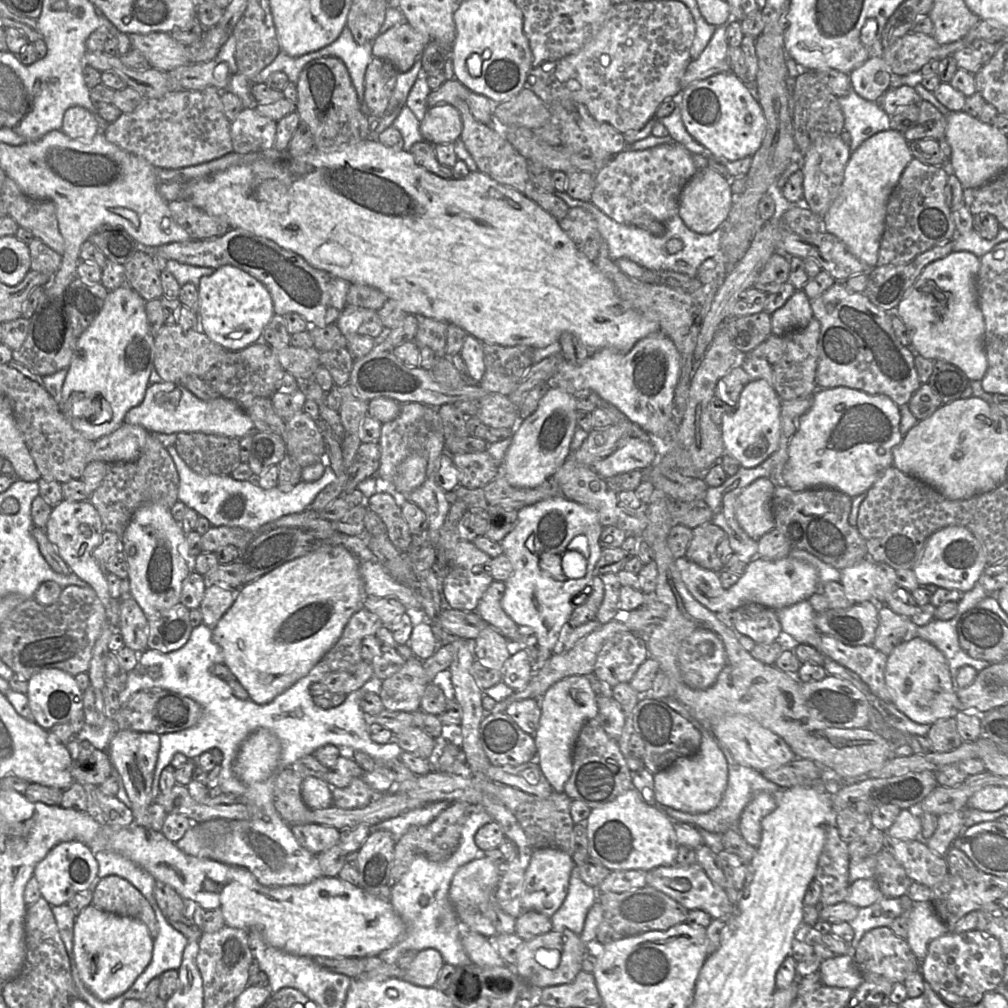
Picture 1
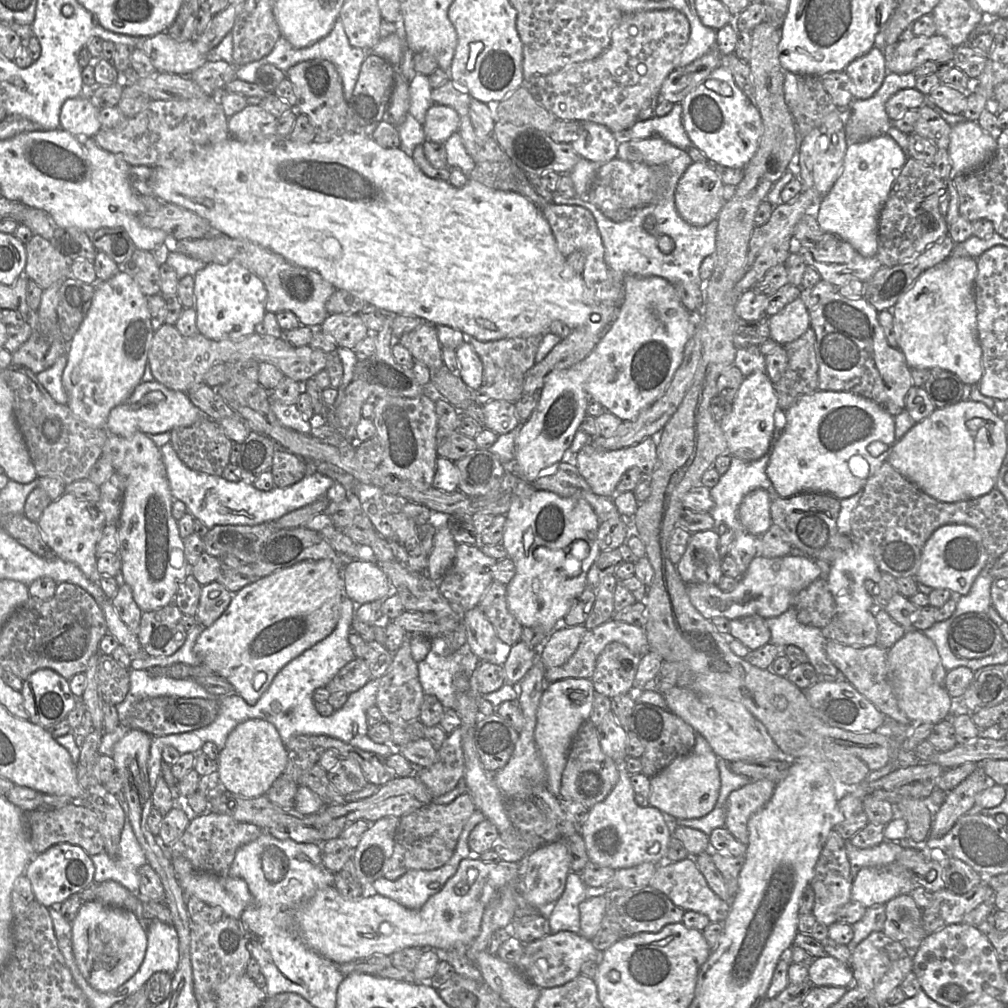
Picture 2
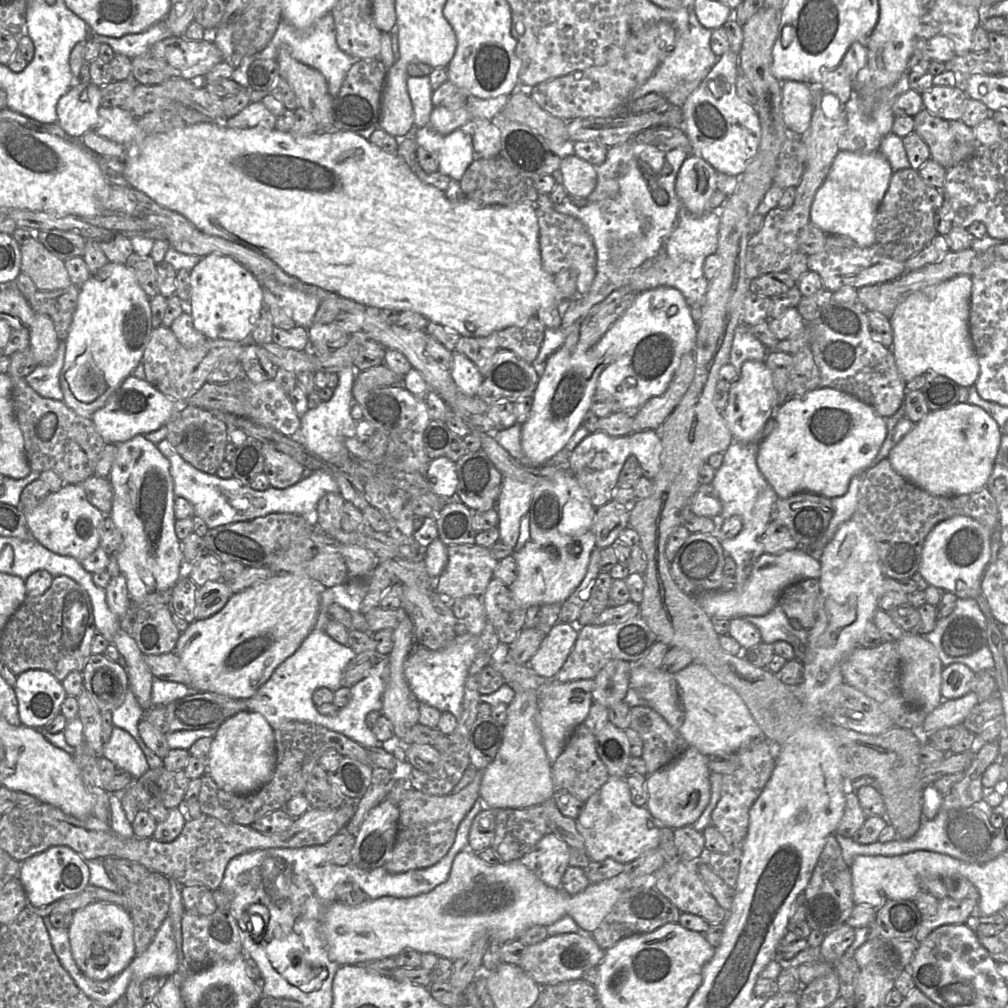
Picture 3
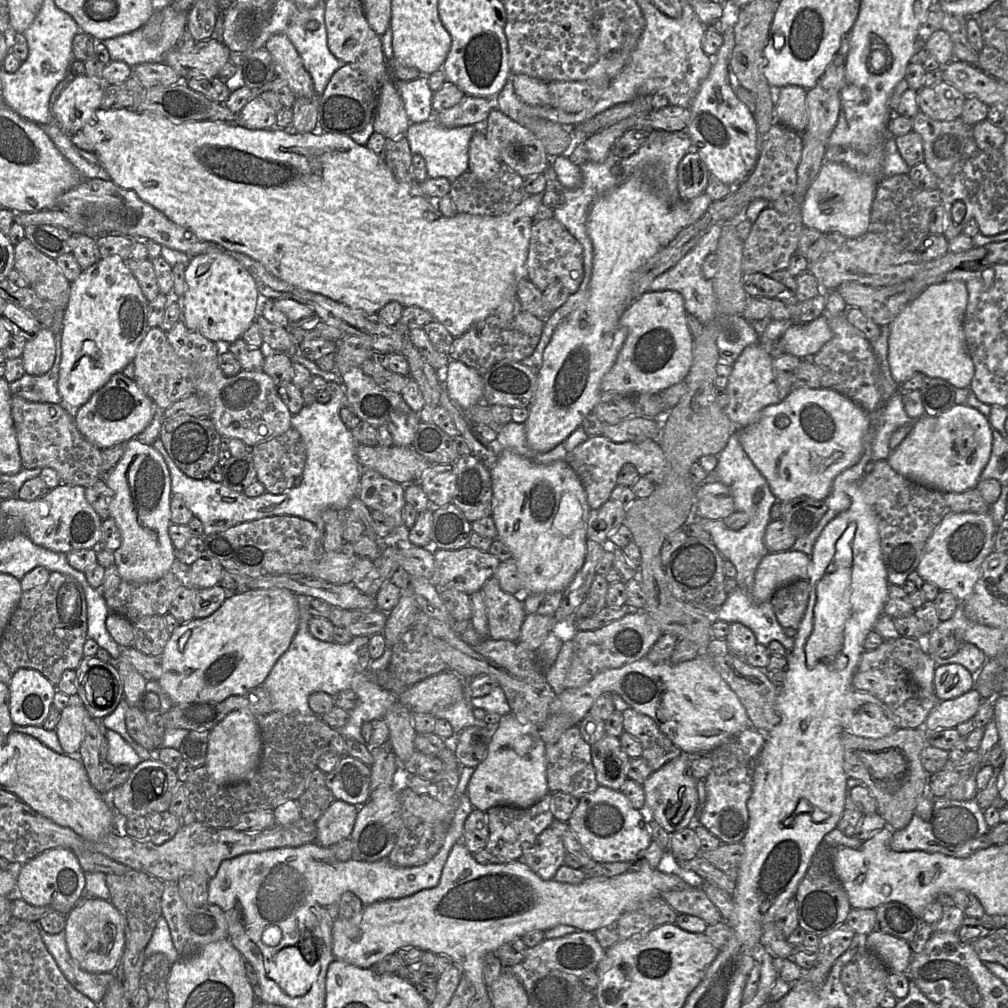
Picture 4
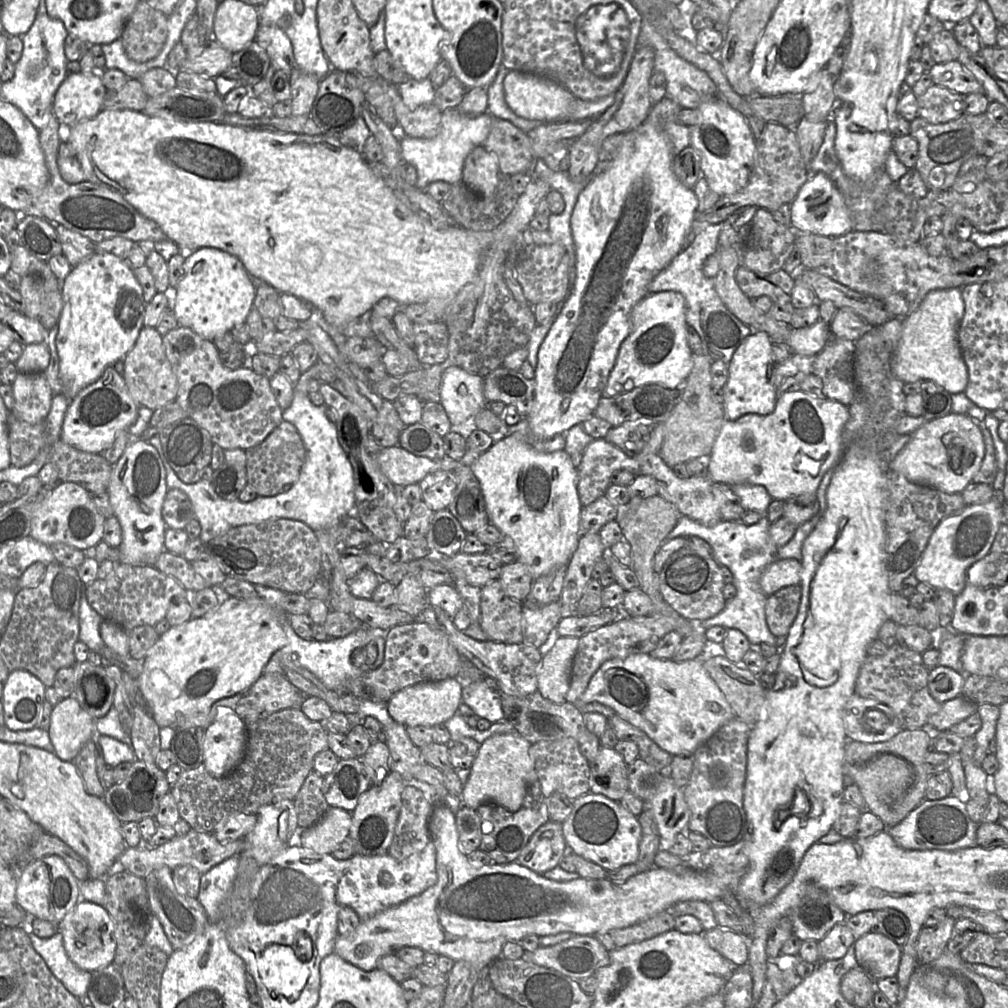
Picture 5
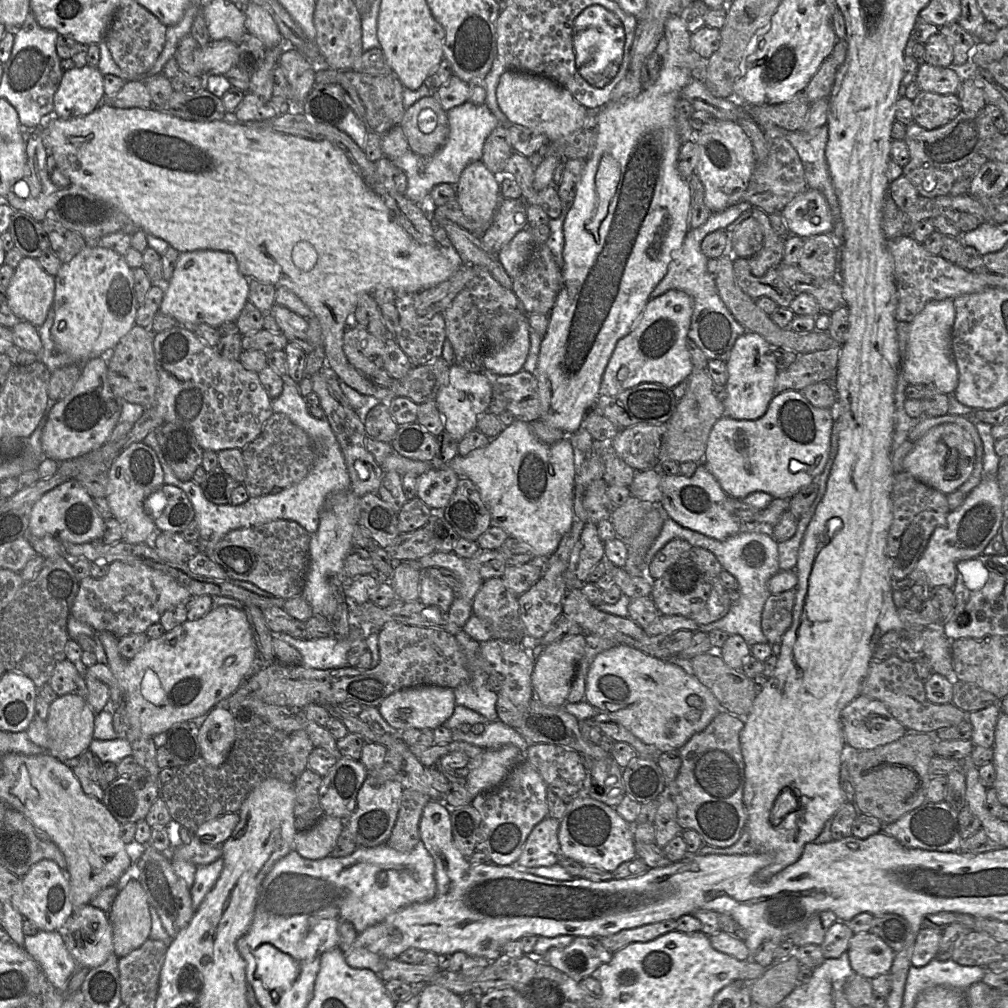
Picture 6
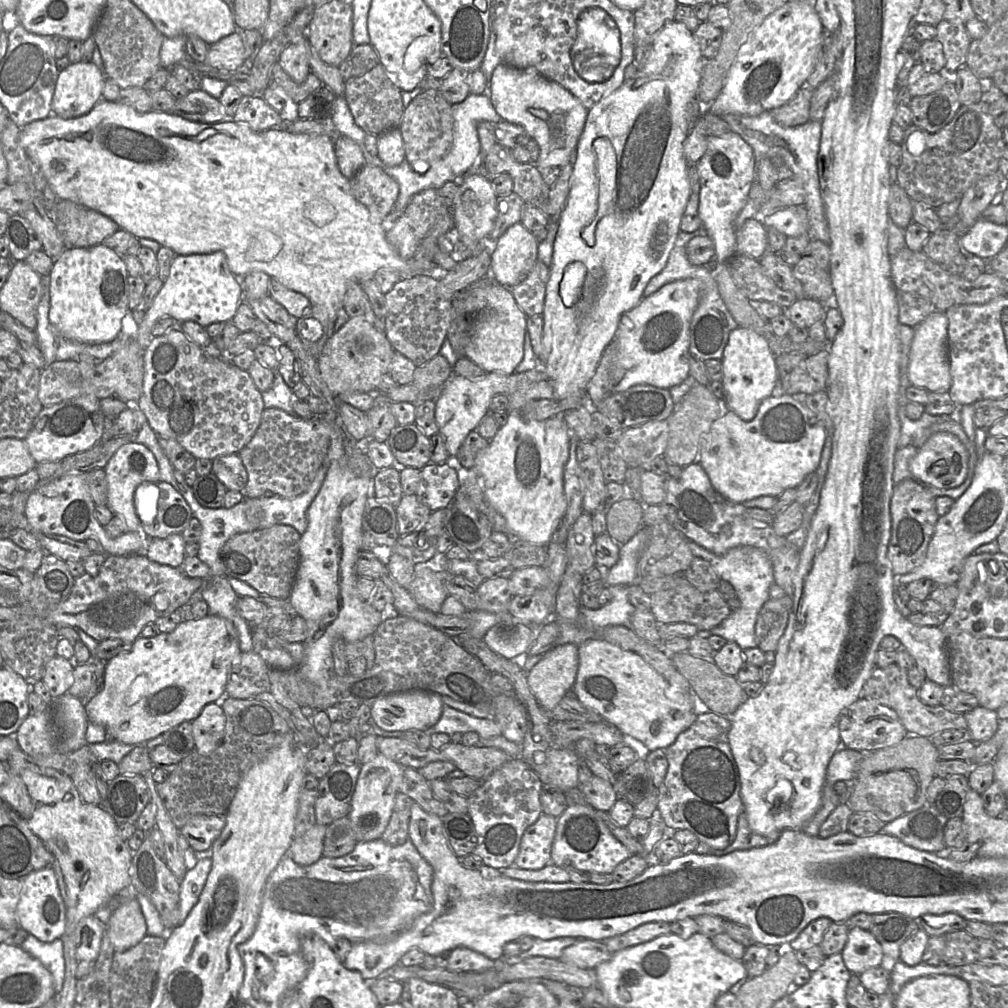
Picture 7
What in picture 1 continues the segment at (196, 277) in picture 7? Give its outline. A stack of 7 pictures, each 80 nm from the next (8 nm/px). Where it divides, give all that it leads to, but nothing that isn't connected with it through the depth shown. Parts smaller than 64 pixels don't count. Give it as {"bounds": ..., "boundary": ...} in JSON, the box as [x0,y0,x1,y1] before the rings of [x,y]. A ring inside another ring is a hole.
{"bounds":[198,265,274,351],"boundary":[[[231,265],[222,266],[198,284],[199,330],[227,351],[239,351],[261,340],[264,328],[274,316],[273,300],[263,283]]]}

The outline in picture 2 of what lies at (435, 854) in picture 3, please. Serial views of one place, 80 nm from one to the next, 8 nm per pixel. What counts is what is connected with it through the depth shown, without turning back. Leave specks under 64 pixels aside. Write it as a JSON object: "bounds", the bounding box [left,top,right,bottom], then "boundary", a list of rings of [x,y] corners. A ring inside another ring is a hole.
{"bounds":[384,791,475,880],"boundary":[[[466,791],[448,804],[431,802],[403,815],[399,820],[394,851],[384,877],[396,880],[410,870],[433,870],[442,867],[452,857],[460,834],[475,810],[474,801]]]}

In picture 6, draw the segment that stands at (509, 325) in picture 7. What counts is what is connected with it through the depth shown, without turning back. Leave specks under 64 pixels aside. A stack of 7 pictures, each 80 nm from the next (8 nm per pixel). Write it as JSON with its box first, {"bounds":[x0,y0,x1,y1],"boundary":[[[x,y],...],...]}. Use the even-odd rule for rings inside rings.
{"bounds":[484,318,530,376],"boundary":[[[528,318],[523,319],[504,345],[486,353],[484,373],[490,376],[513,375],[522,370],[530,348],[529,326]]]}

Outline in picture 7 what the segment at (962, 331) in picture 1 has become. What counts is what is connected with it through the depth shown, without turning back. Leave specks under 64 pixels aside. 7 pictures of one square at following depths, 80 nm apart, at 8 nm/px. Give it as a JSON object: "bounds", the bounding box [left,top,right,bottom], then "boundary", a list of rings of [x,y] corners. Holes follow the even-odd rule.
{"bounds":[909,312,952,392],"boundary":[[[945,312],[932,313],[915,327],[910,348],[909,380],[912,386],[928,392],[949,392],[952,380],[948,356],[948,318]]]}

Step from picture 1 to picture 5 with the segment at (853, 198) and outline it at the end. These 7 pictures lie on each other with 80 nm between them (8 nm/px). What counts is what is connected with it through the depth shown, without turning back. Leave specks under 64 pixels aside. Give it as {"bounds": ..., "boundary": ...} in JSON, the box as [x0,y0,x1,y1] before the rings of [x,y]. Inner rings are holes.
{"bounds":[790,172,855,238],"boundary":[[[823,172],[810,175],[790,203],[790,207],[790,226],[797,233],[814,233],[834,238],[855,230],[855,215],[852,215],[843,194]]]}

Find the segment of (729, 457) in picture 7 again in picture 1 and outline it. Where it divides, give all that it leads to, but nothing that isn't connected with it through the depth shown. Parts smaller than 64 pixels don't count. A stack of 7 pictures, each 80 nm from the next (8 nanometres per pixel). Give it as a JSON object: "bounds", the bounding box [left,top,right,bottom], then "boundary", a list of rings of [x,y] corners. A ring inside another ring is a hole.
{"bounds":[782,387,903,498],"boundary":[[[845,387],[817,389],[812,395],[812,405],[810,409],[800,417],[798,429],[790,440],[788,447],[789,458],[782,474],[782,484],[794,491],[822,488],[834,489],[852,498],[855,498],[860,494],[866,494],[884,470],[893,466],[893,450],[903,439],[903,435],[900,432],[900,419],[900,407],[897,406],[888,396],[870,395],[862,391]],[[879,449],[883,449],[883,454],[878,453]]]}

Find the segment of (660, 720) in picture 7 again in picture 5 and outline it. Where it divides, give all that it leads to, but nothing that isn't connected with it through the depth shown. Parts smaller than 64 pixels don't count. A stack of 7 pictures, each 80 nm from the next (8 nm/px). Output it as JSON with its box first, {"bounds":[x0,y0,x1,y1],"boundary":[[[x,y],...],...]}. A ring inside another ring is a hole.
{"bounds":[575,654,736,756],"boundary":[[[633,654],[604,662],[575,705],[597,702],[644,731],[671,755],[691,756],[727,721],[736,717],[723,692],[704,667],[703,657],[690,661]]]}

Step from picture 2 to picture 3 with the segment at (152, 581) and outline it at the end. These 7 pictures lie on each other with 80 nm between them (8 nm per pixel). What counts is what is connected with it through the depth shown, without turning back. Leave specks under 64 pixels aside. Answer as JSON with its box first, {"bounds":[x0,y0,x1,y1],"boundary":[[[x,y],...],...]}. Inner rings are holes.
{"bounds":[108,435,184,605],"boundary":[[[144,435],[117,444],[117,453],[108,477],[113,489],[112,508],[109,517],[120,533],[120,545],[116,550],[120,572],[126,578],[133,605],[141,604],[147,595],[173,588],[180,579],[180,567],[184,562],[181,541],[175,533],[173,479],[170,463],[157,446]]]}

